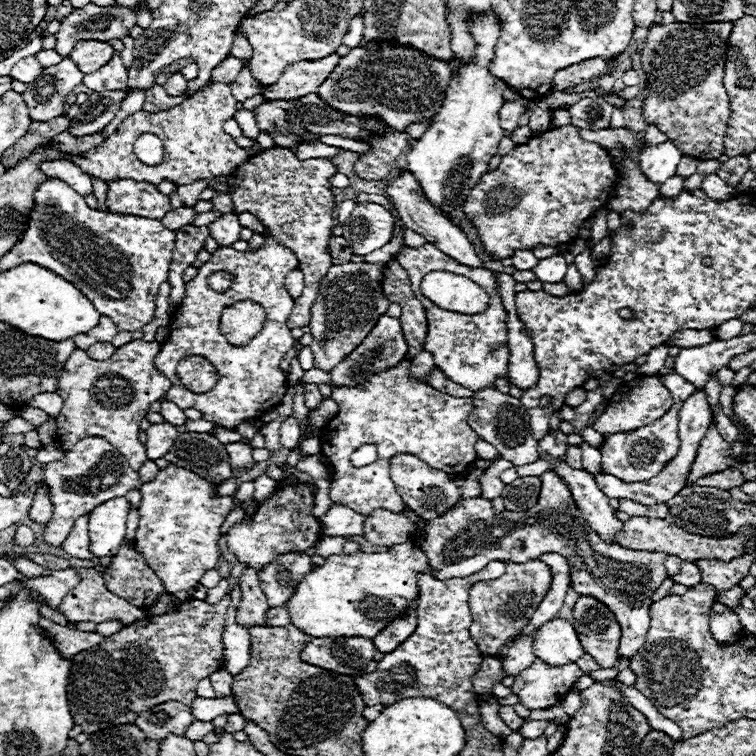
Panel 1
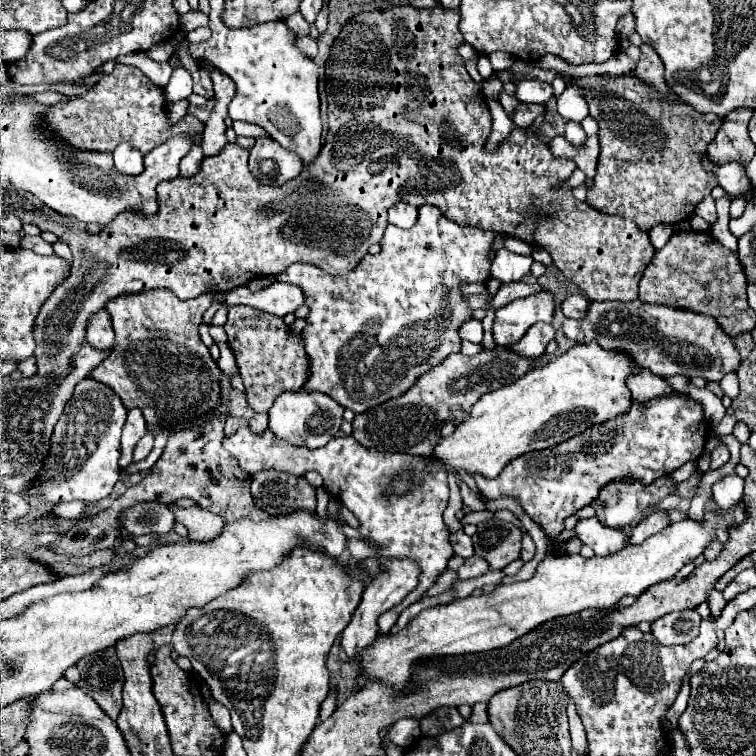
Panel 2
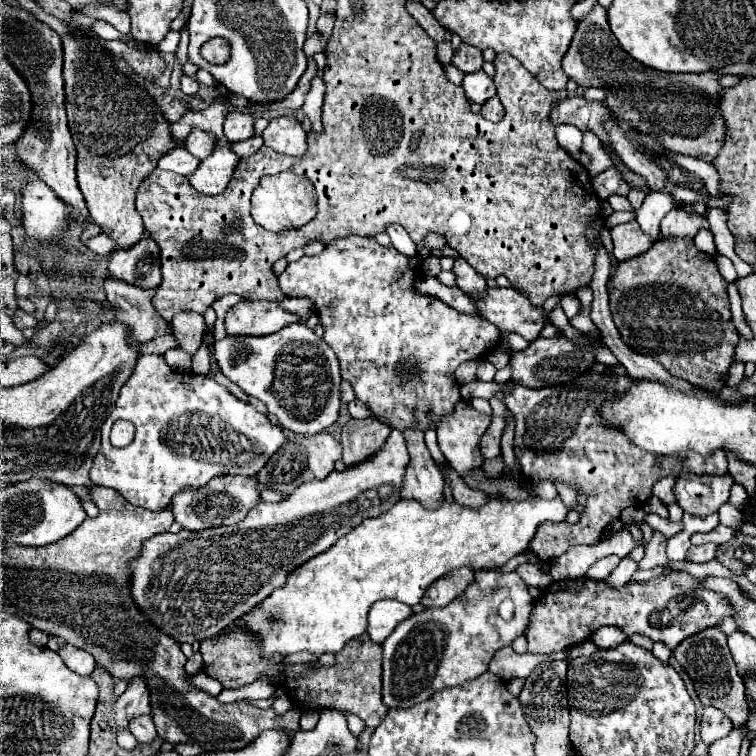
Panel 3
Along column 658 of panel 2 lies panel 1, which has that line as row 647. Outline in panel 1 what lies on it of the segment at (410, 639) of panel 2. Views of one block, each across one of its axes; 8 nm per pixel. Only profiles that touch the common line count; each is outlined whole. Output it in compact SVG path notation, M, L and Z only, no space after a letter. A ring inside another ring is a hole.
M554 618L534 634L534 654L552 666L576 662L584 650L574 626L564 618Z

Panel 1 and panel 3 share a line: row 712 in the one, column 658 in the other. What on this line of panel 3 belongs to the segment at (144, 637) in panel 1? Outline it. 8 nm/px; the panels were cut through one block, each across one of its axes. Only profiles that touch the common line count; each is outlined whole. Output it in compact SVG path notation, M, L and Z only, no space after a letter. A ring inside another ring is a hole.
M598 2L588 16L578 20L574 40L572 40L568 52L562 60L562 68L568 74L568 78L574 80L582 88L590 88L590 86L604 88L606 94L608 94L606 104L612 108L614 116L618 116L620 120L632 120L632 124L640 132L654 136L656 140L660 140L664 144L664 148L668 148L672 152L680 152L680 154L698 156L706 162L714 160L718 150L722 148L726 128L724 128L722 118L718 116L718 90L720 90L718 78L720 76L712 74L712 72L704 72L704 74L666 74L666 72L658 72L654 68L646 68L646 66L638 64L634 58L630 58L620 48L618 40L610 32L606 10Z

